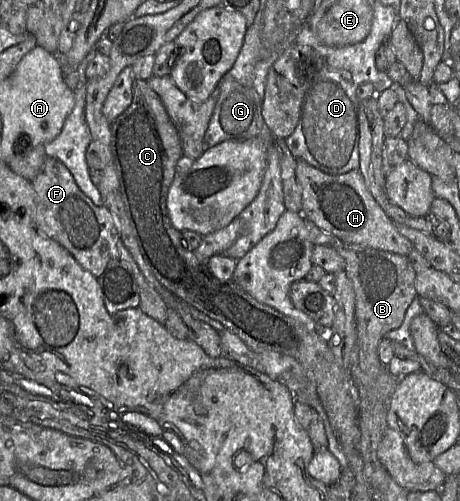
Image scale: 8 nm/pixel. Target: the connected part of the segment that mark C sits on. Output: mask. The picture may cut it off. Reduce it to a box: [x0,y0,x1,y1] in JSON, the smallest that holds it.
[110,79,361,452]

